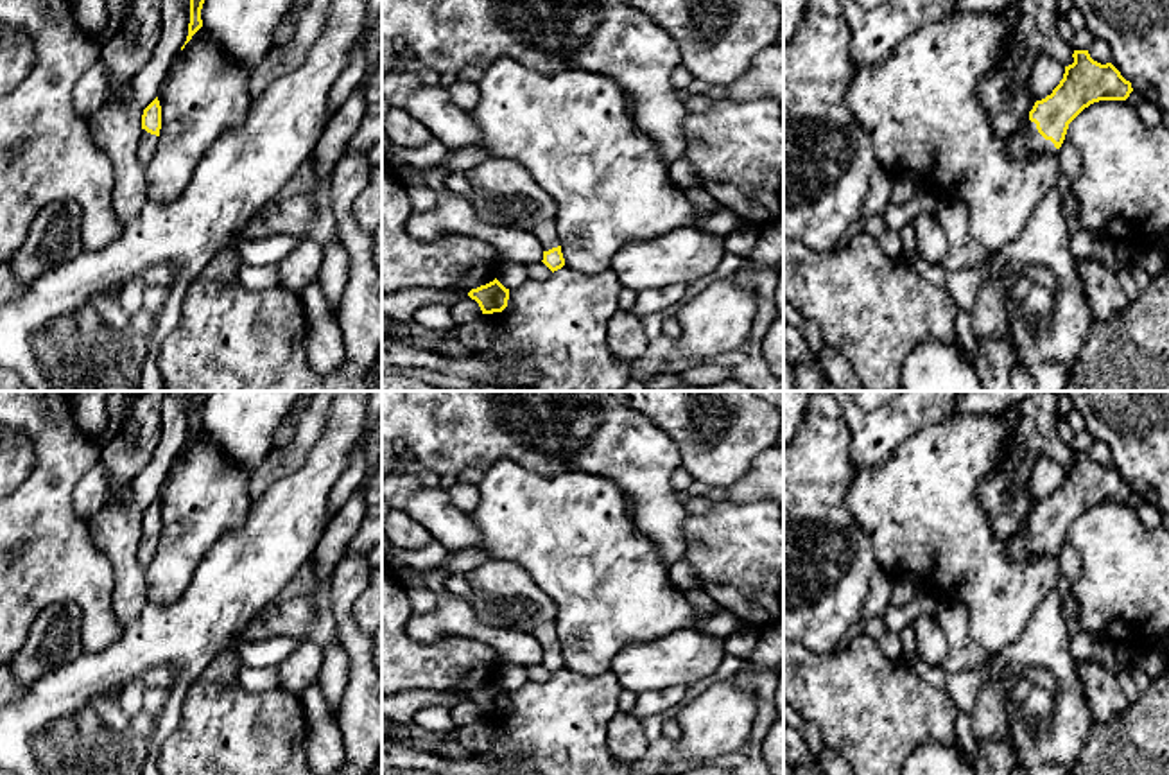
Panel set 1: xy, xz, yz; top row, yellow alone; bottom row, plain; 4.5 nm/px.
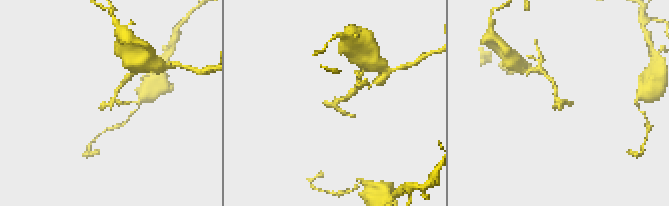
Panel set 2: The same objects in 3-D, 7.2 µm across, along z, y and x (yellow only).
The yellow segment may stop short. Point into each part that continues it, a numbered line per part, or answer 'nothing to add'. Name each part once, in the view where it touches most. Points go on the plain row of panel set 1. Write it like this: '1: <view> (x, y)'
1: yz (1028, 542)

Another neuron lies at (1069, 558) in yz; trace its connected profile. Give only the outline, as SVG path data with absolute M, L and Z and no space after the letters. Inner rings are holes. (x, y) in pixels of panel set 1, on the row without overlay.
M1063 542L1056 558L1058 558L1058 563L1060 563L1061 578L1065 578L1069 583L1078 581L1078 578L1081 574L1081 556L1079 556L1079 553L1069 542Z

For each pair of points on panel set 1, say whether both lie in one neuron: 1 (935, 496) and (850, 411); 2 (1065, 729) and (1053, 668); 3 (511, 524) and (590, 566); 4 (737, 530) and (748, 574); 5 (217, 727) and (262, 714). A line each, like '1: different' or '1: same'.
1: different
2: same
3: same
4: same
5: same

